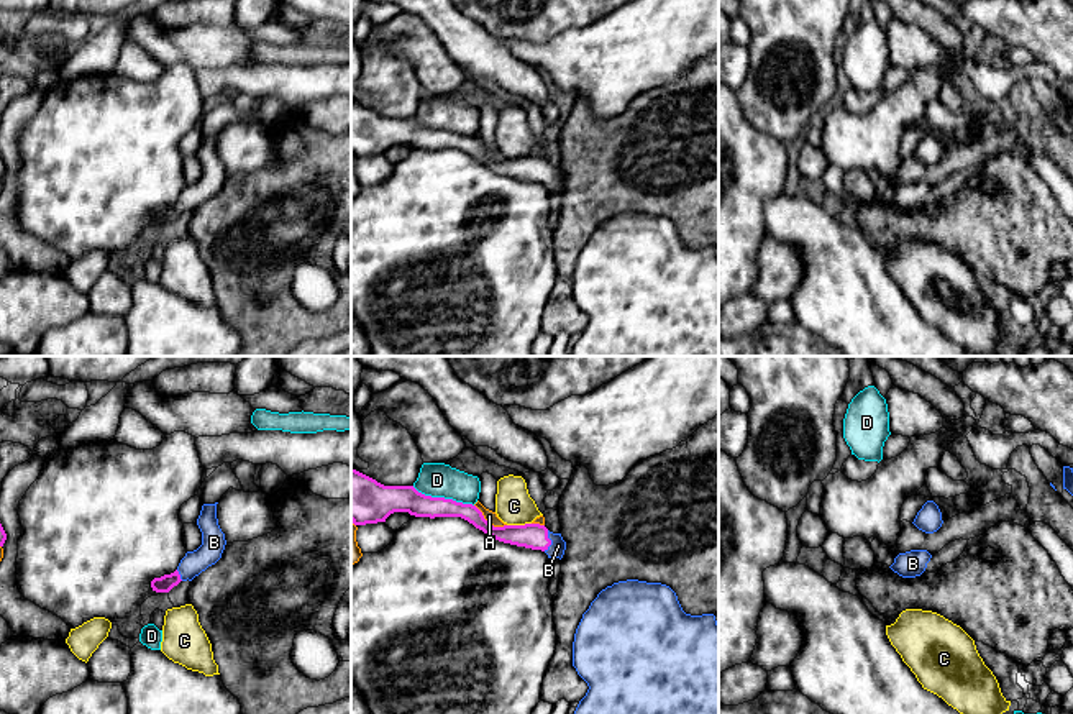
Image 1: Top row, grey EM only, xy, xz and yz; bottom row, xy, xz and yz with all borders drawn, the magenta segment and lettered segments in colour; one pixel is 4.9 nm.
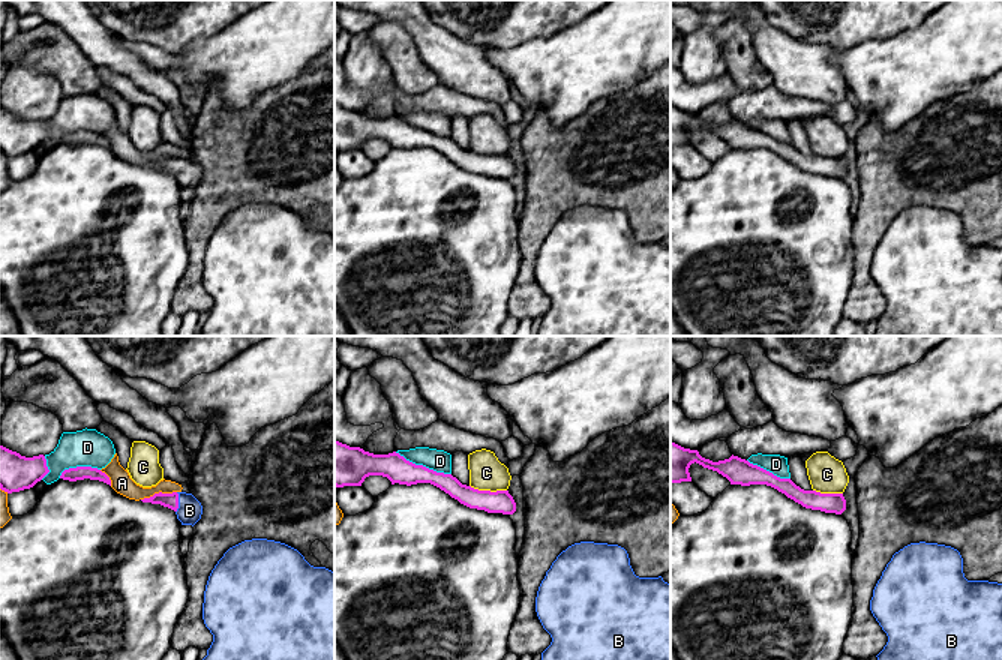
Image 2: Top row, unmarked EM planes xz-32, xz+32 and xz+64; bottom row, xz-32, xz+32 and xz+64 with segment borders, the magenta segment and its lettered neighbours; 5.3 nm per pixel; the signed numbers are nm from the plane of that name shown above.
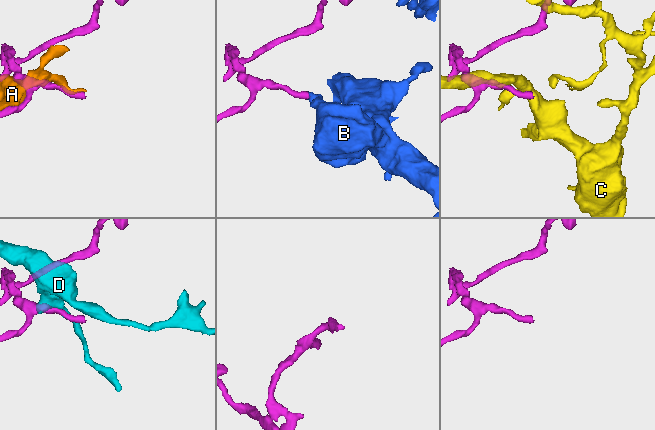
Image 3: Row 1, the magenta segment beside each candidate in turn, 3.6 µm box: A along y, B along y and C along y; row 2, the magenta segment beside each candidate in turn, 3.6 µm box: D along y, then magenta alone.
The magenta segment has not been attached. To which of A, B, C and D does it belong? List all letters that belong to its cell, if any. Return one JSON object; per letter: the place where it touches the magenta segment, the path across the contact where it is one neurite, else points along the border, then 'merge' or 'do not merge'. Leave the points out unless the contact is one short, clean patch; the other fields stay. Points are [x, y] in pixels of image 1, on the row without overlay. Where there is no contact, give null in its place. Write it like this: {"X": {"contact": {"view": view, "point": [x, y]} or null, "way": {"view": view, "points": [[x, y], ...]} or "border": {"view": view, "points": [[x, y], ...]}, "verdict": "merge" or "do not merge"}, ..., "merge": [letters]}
{"A": {"contact": {"view": "xz", "point": [488, 155]}, "verdict": "do not merge"}, "B": {"contact": {"view": "xz", "point": [550, 173]}, "way": {"view": "xz", "points": [[530, 168], [550, 173], [558, 178]]}, "verdict": "merge"}, "C": {"contact": {"view": "xz", "point": [519, 158]}, "border": {"view": "xz", "points": [[530, 155], [507, 158]]}, "verdict": "do not merge"}, "D": {"contact": {"view": "xz", "point": [443, 130]}, "verdict": "do not merge"}, "merge": ["B"]}

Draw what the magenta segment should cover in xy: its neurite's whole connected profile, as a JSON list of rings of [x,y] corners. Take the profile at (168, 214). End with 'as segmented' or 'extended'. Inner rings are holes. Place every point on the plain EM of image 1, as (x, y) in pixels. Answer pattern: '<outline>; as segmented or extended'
[[[218,135],[203,136],[197,151],[197,158],[202,164],[202,177],[194,184],[187,184],[174,205],[154,210],[151,213],[153,223],[169,225],[180,213],[192,213],[221,190],[226,172],[218,158],[217,136]]]; extended

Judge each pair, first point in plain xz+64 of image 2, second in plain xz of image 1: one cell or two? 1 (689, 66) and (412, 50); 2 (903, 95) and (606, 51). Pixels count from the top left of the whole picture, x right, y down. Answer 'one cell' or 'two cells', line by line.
1: two cells
2: one cell

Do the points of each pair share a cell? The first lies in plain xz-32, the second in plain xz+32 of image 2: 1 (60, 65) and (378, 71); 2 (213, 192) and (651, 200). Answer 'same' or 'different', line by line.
1: different
2: same

